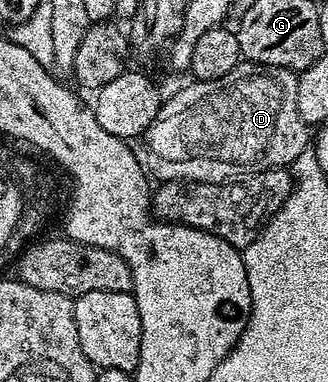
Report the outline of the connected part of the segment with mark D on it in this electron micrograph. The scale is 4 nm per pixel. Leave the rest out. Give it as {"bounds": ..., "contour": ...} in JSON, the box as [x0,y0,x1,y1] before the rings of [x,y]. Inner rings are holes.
{"bounds":[143,62,311,184],"contour":[[[242,62],[231,74],[223,74],[223,78],[189,82],[186,88],[179,89],[162,103],[161,113],[143,134],[145,152],[149,155],[148,171],[161,182],[198,180],[222,184],[224,180],[250,176],[268,168],[291,166],[311,144],[310,125],[299,114],[297,77],[298,73],[290,68]]]}

